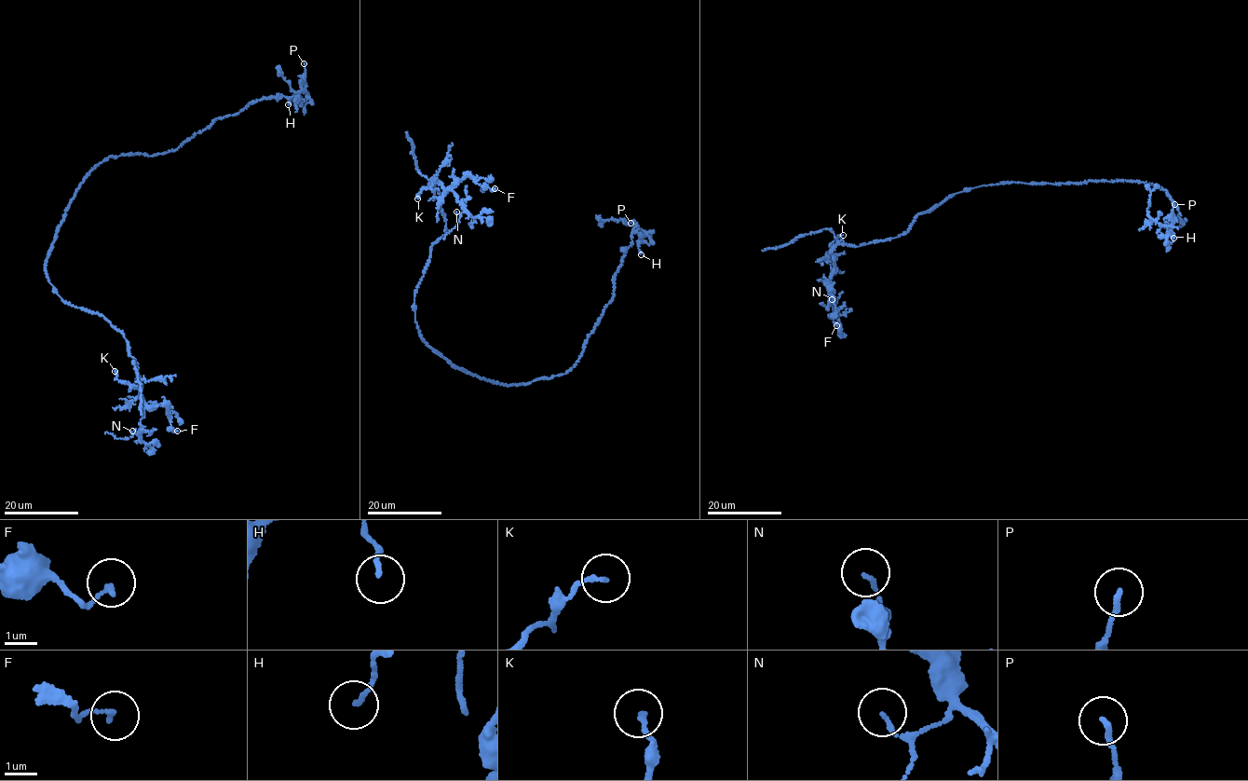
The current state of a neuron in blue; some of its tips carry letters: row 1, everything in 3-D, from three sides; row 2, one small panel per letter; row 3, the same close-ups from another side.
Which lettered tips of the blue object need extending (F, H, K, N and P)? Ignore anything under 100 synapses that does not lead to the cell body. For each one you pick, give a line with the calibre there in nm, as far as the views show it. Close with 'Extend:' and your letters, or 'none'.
Extend: none

